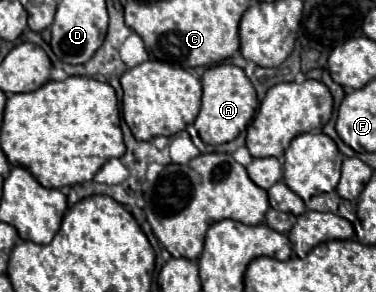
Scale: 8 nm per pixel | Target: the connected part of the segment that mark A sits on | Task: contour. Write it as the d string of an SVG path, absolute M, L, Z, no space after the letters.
M235 64L209 66L201 76L201 84L203 84L203 102L201 102L199 116L195 118L193 124L205 144L213 144L213 146L225 144L233 140L239 132L243 132L251 122L257 108L255 88L247 78L247 74L243 72L243 68Z

